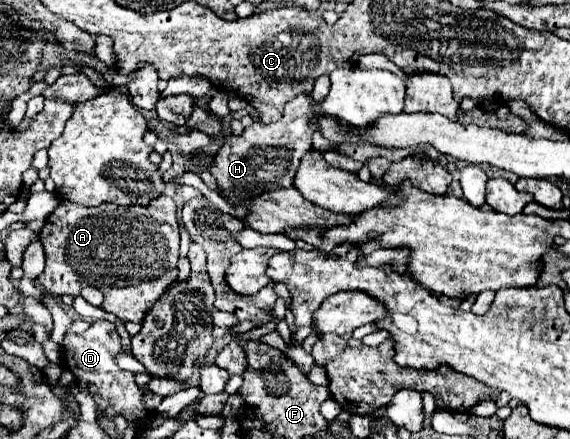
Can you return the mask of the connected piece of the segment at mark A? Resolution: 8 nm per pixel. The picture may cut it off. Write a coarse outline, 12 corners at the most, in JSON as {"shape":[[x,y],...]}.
{"shape":[[173,198],[61,200],[39,286],[143,322],[177,280]]}

